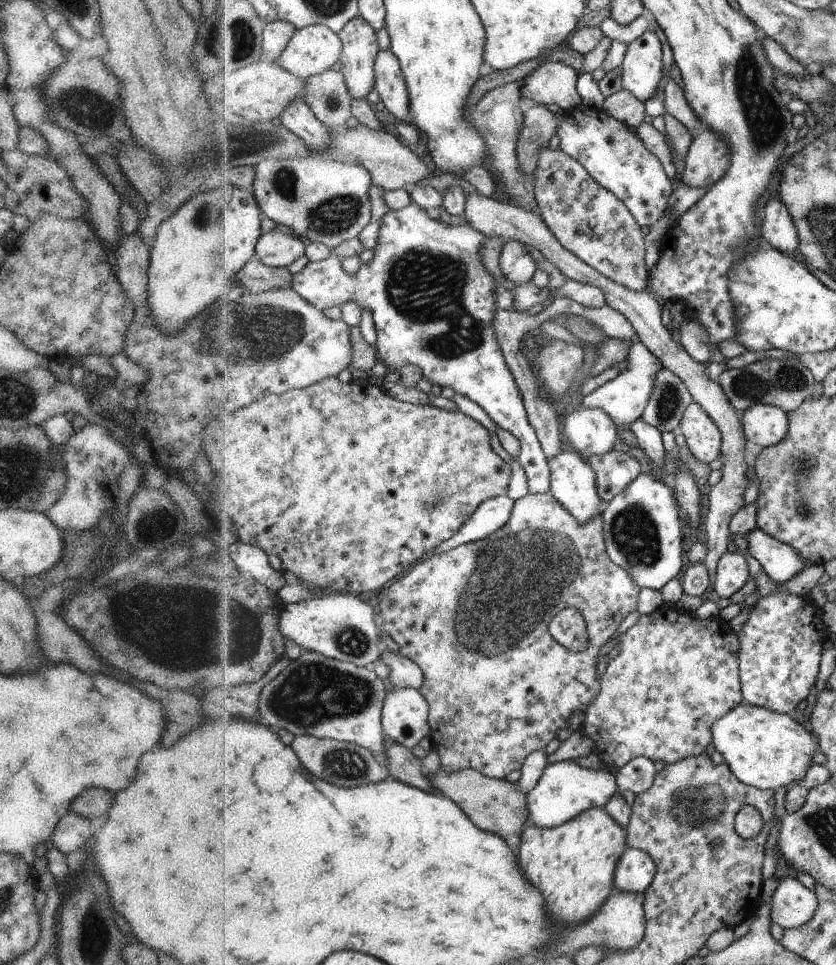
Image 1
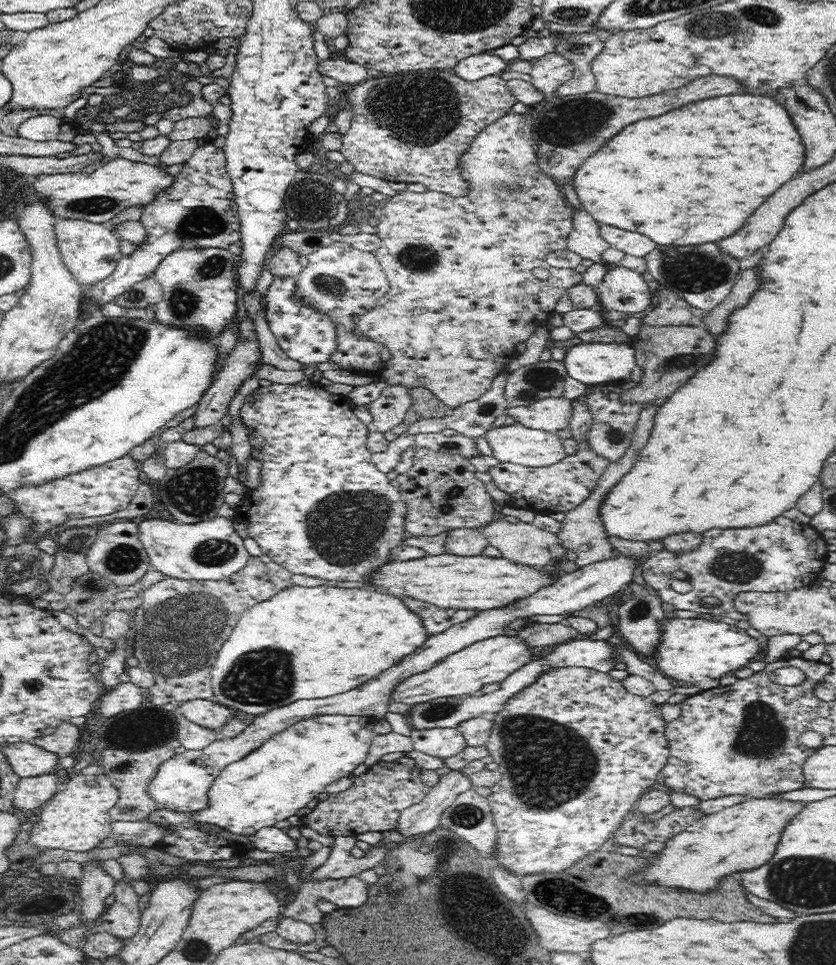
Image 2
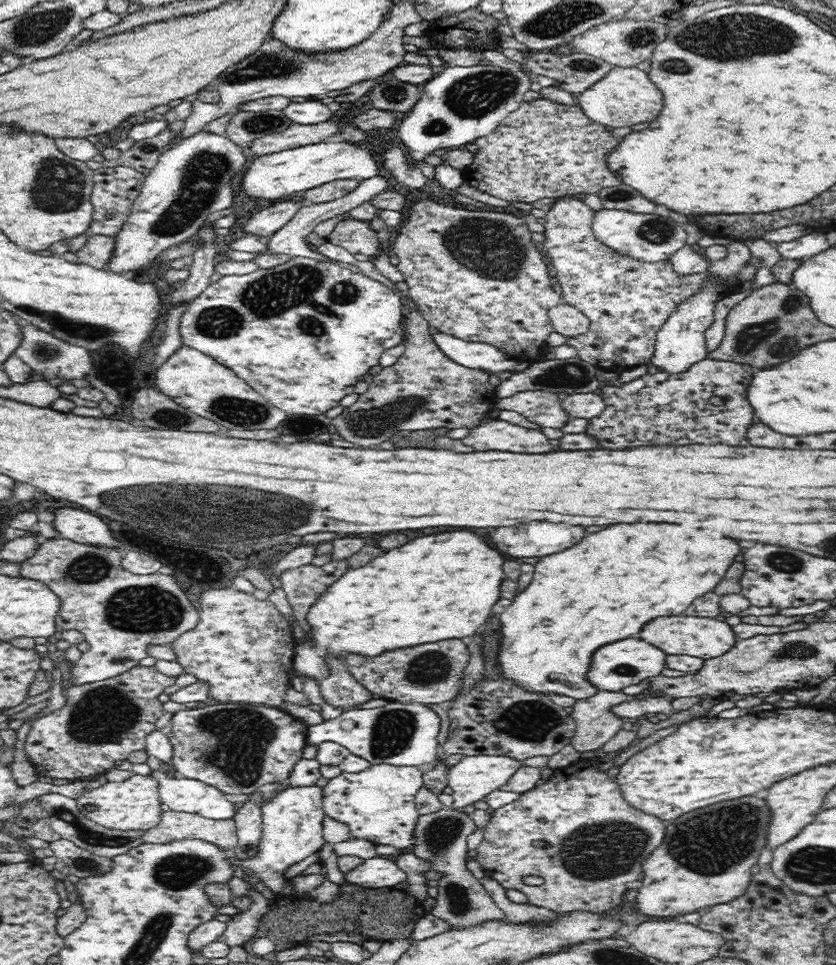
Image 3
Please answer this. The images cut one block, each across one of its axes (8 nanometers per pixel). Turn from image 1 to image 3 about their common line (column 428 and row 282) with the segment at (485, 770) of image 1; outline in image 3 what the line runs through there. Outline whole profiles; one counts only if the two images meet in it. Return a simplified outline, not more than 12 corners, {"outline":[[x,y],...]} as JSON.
{"outline":[[576,195],[545,215],[563,300],[591,320],[582,360],[650,363],[657,332],[704,273],[622,259]]}

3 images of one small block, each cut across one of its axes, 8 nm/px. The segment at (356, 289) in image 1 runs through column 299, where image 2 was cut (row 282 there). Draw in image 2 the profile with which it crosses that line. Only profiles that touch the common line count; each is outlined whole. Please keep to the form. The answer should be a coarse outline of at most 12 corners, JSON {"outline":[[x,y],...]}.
{"outline":[[274,278],[266,320],[302,364],[335,349],[334,325],[289,299],[292,278]]}

